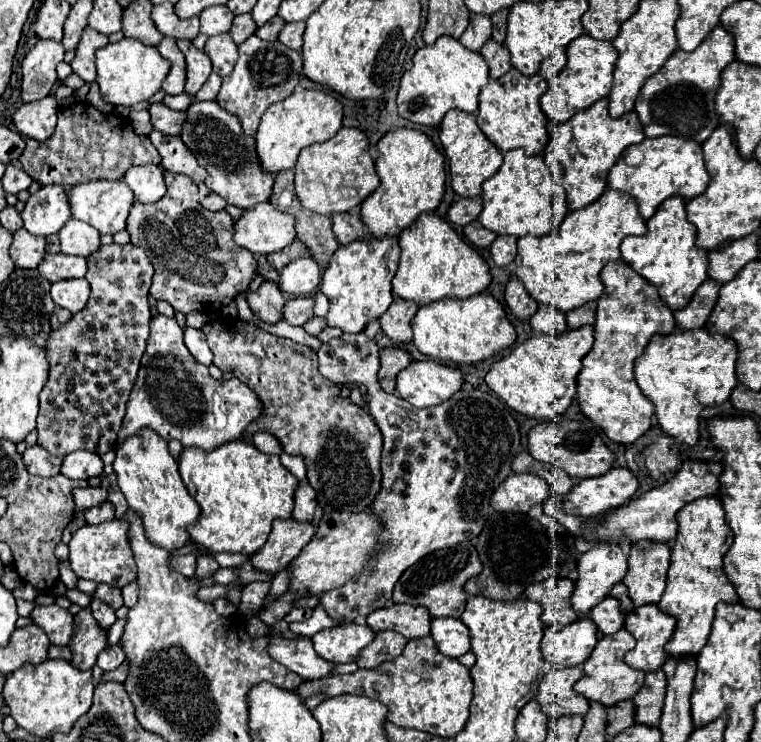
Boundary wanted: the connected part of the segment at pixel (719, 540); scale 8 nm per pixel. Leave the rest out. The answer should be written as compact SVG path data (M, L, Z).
M704 496L690 502L676 514L678 534L672 544L670 570L666 578L666 590L658 602L664 614L676 618L676 630L672 640L666 644L670 656L690 656L698 654L706 644L714 622L714 608L720 600L736 602L736 586L728 580L722 558L732 546L732 530L726 522L726 512L718 496Z

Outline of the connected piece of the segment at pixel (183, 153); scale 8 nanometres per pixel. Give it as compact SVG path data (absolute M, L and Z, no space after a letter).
M158 130L150 132L150 140L156 146L156 150L162 156L162 166L170 172L186 174L196 184L202 184L208 178L208 172L196 162L194 154L188 150L184 142L180 142L178 136L166 136Z

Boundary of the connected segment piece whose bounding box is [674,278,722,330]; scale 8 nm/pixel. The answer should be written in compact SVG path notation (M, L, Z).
M708 278L696 292L694 292L694 298L690 300L690 304L678 312L674 312L674 318L676 318L676 324L680 328L698 328L698 326L704 326L716 300L718 300L718 292L720 292L722 284Z

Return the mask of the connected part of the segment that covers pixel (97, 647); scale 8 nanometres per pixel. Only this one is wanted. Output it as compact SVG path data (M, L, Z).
M82 608L76 616L76 636L70 642L70 650L74 654L72 664L80 670L90 670L96 664L98 652L108 646L108 630L102 628L90 608Z

